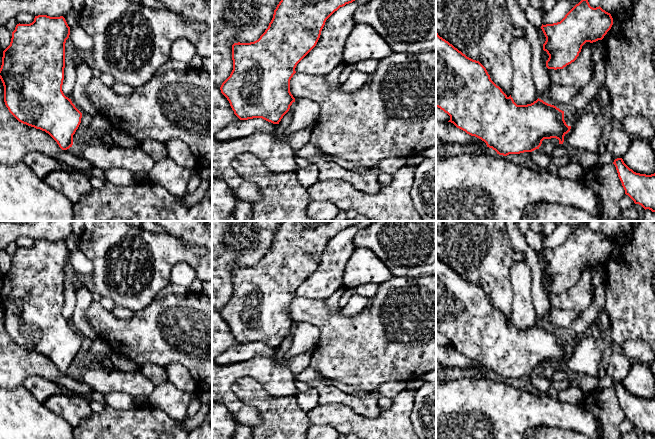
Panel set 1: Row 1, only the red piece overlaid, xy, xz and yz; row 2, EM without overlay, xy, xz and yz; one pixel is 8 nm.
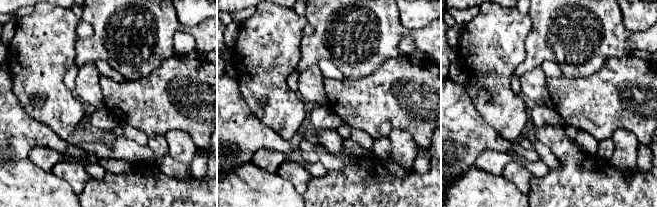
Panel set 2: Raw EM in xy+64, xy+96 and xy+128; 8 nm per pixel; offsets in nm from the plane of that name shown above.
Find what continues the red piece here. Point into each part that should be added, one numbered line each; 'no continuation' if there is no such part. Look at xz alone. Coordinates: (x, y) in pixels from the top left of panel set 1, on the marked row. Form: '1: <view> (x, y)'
no continuation

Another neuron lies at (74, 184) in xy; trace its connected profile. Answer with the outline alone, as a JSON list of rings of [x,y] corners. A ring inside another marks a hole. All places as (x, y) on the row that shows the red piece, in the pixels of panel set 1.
[[[60,169],[49,173],[43,181],[61,192],[72,203],[91,191],[89,174],[78,170]]]

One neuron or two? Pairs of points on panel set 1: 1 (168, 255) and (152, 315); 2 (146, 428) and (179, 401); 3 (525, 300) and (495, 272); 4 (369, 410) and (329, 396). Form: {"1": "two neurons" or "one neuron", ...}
{"1": "two neurons", "2": "two neurons", "3": "two neurons", "4": "one neuron"}

